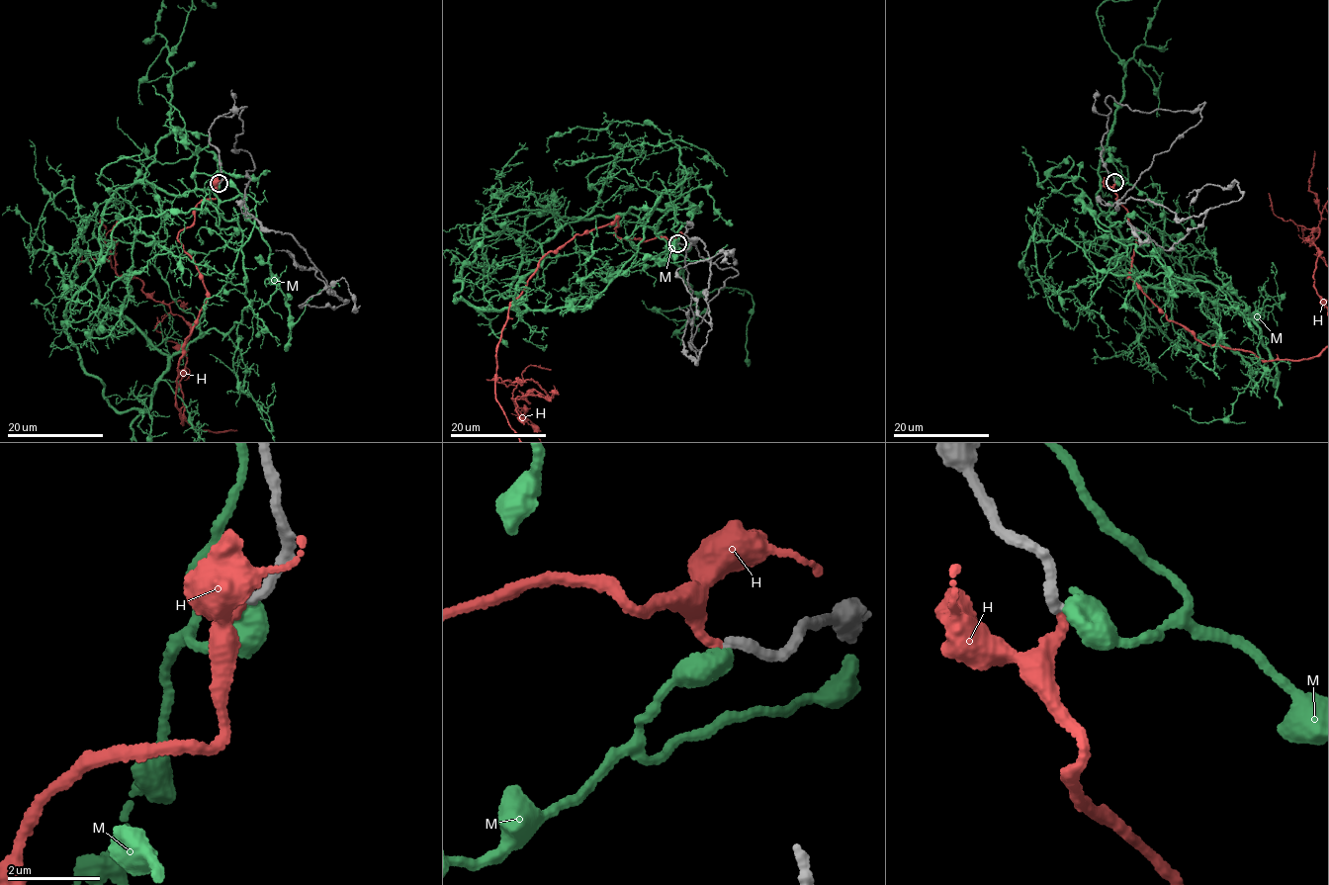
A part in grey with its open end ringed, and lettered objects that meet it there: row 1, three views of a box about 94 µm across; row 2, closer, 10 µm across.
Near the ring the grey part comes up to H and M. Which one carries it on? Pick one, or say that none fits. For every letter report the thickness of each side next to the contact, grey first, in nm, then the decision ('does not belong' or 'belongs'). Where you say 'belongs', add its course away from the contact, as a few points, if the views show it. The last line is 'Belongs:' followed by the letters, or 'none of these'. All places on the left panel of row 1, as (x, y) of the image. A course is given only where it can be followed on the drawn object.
H: 240 nm thick on the grey side, 200 nm on the other; belongs
M: 240 nm thick on the grey side, 650 nm on the other; does not belong
Belongs: H

